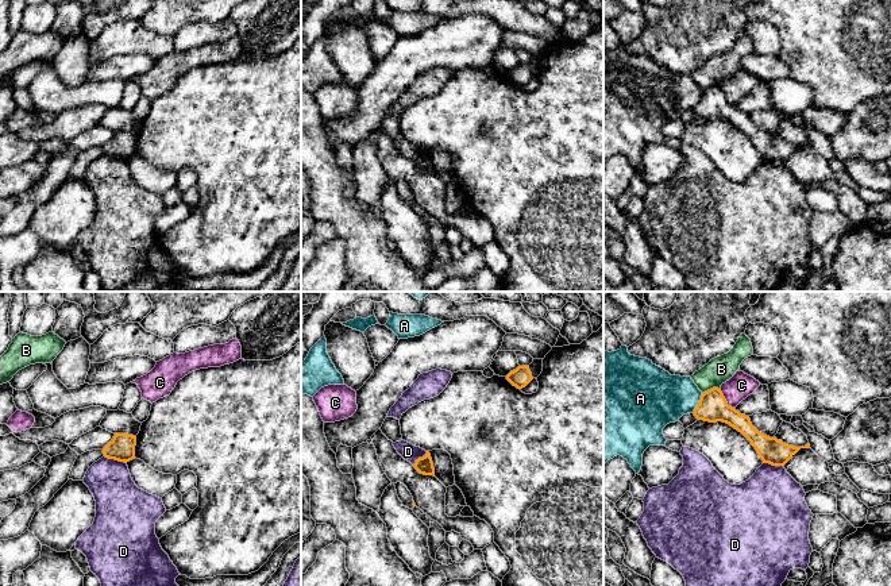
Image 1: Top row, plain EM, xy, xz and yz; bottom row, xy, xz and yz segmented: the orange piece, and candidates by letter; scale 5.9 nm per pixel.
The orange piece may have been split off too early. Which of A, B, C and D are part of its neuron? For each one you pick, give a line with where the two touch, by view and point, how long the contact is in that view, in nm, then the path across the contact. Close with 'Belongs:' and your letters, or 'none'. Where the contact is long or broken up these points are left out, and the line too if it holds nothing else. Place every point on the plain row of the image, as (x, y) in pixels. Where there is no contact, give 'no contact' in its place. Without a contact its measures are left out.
Belongs: none

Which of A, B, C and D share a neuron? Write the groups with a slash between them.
A / B / C / D

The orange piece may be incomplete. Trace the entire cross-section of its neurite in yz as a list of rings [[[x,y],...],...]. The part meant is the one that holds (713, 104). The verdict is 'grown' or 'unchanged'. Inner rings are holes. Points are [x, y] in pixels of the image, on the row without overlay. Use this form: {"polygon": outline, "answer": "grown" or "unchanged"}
{"polygon": [[[718,85],[702,90],[699,101],[693,111],[698,117],[722,119],[741,130],[755,144],[763,161],[784,163],[801,146],[810,146],[809,140],[805,144],[794,144],[759,130],[752,123],[749,113],[741,112],[728,103]]], "answer": "unchanged"}

